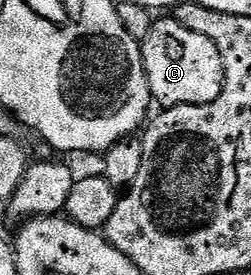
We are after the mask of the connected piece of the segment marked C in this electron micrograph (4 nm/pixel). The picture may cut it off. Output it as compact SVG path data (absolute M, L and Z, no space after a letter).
M156 19L150 27L150 35L146 35L140 46L140 54L152 99L157 106L169 110L176 105L205 105L214 103L214 99L222 95L222 55L218 55L218 47L214 47L206 35L198 35L198 31L190 31L190 27L182 27L182 23L171 19Z

